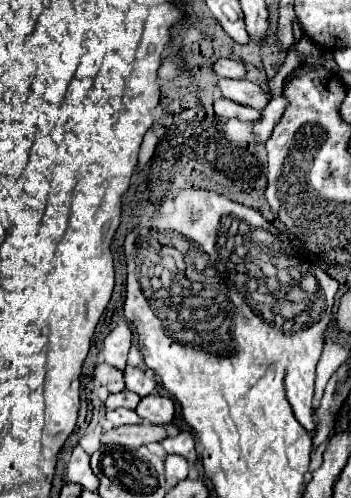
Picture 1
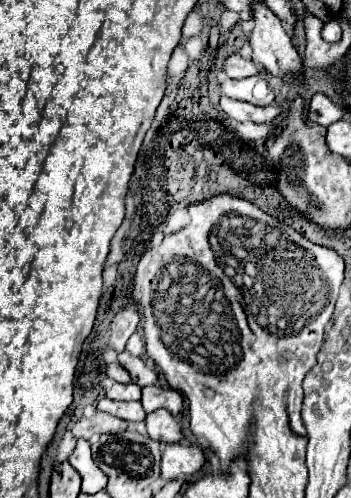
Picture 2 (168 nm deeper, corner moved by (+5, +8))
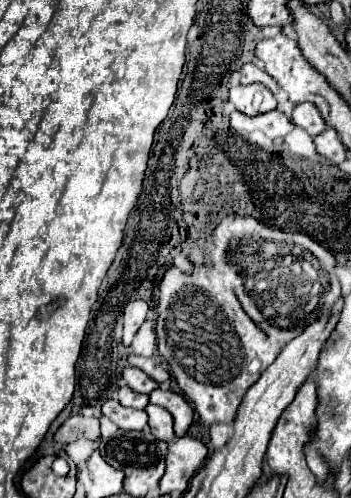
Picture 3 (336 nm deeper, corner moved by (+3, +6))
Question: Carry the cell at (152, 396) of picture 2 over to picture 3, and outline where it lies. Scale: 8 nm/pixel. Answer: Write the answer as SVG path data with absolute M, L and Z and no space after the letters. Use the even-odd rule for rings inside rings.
M156 388L148 394L148 398L150 398L150 404L158 404L172 414L174 426L176 426L176 436L182 436L188 430L194 412L192 412L192 406L180 394L172 392L172 390Z

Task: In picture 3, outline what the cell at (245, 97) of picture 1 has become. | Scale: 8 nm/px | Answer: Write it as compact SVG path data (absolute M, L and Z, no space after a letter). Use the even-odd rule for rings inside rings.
M248 84L248 86L232 86L228 100L234 104L236 110L256 116L262 112L276 110L276 98L268 92L262 84Z

